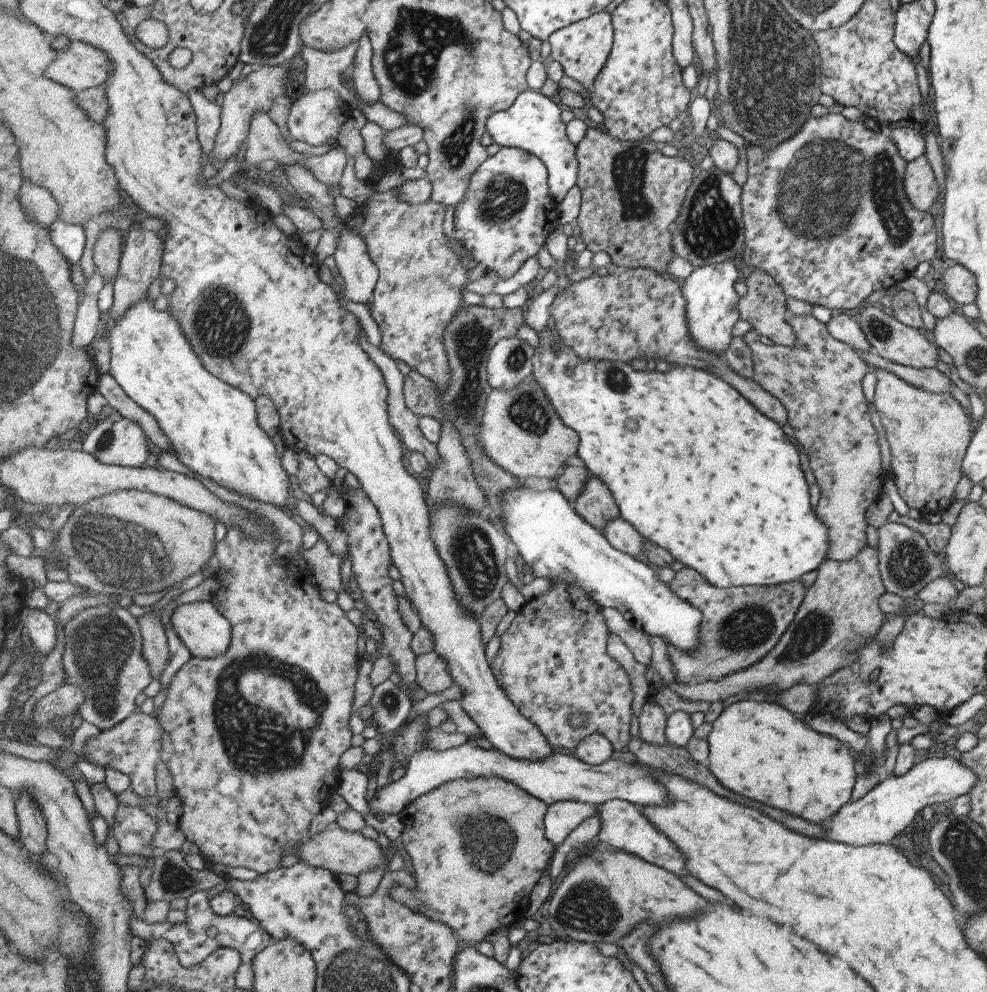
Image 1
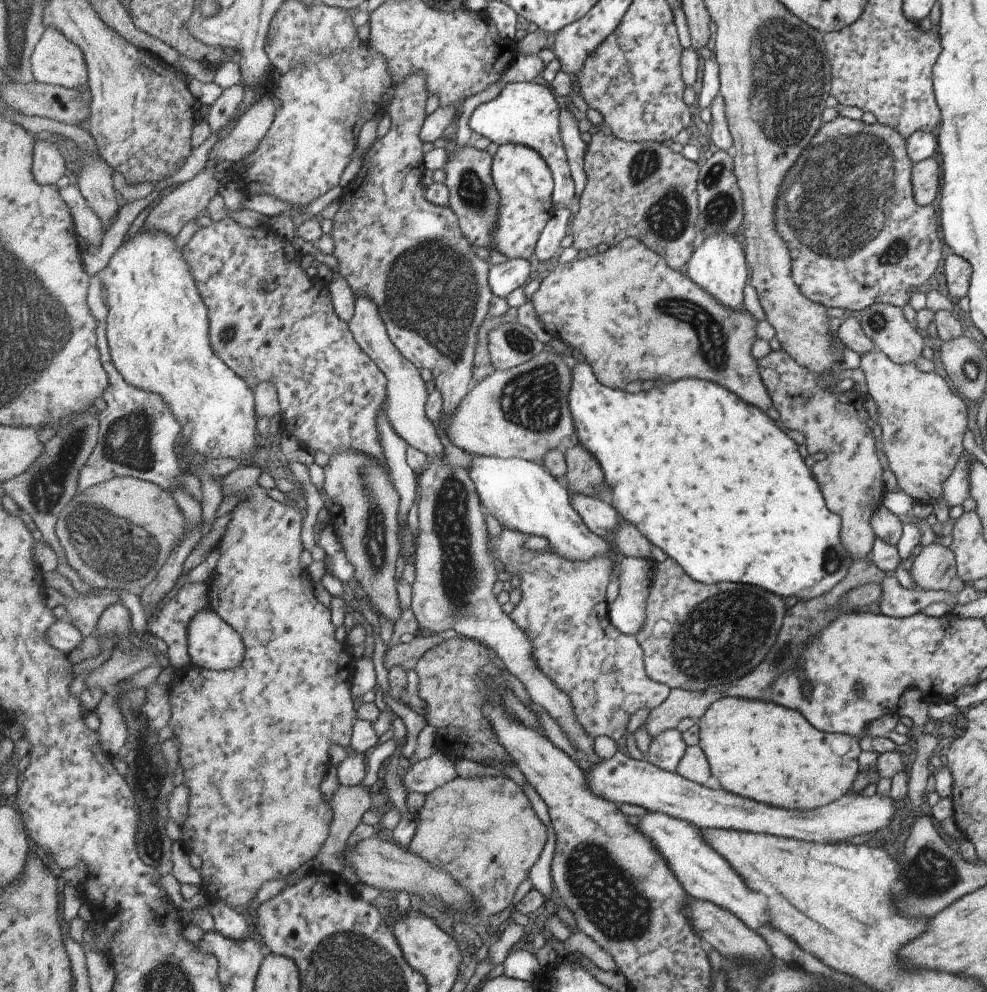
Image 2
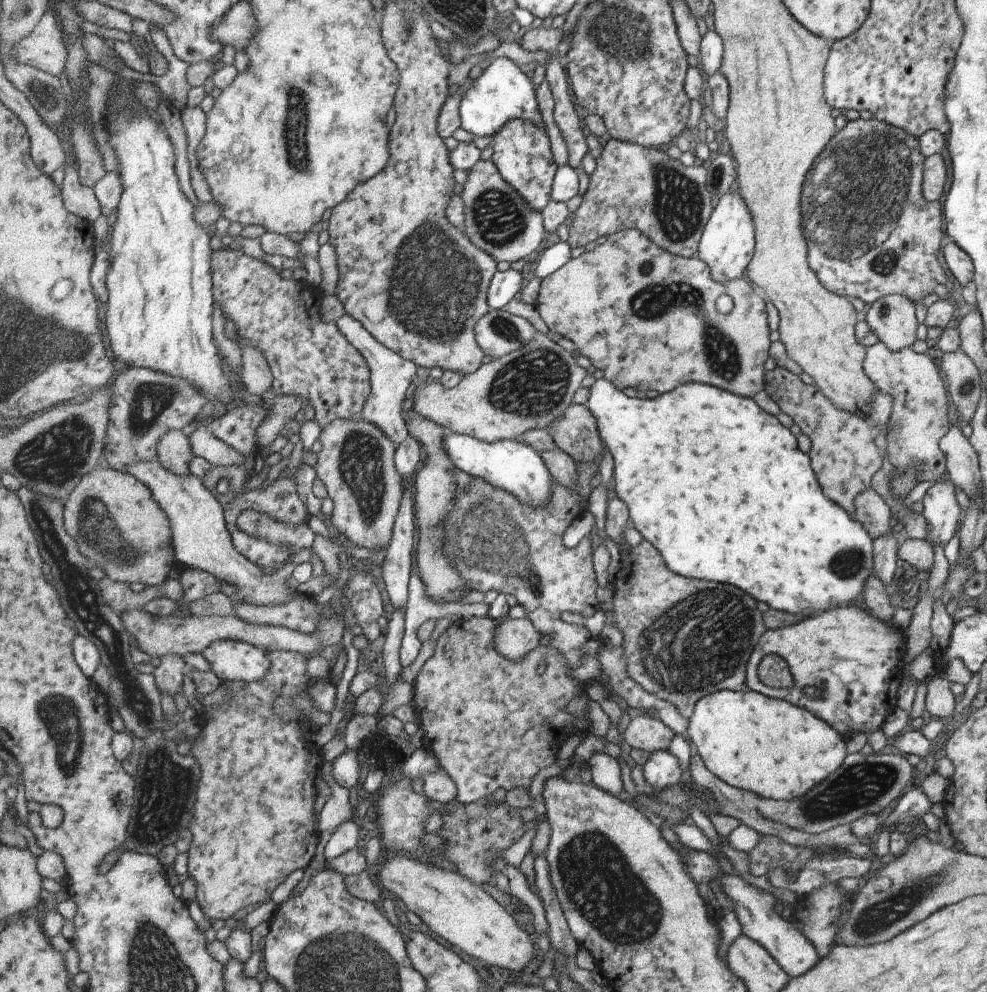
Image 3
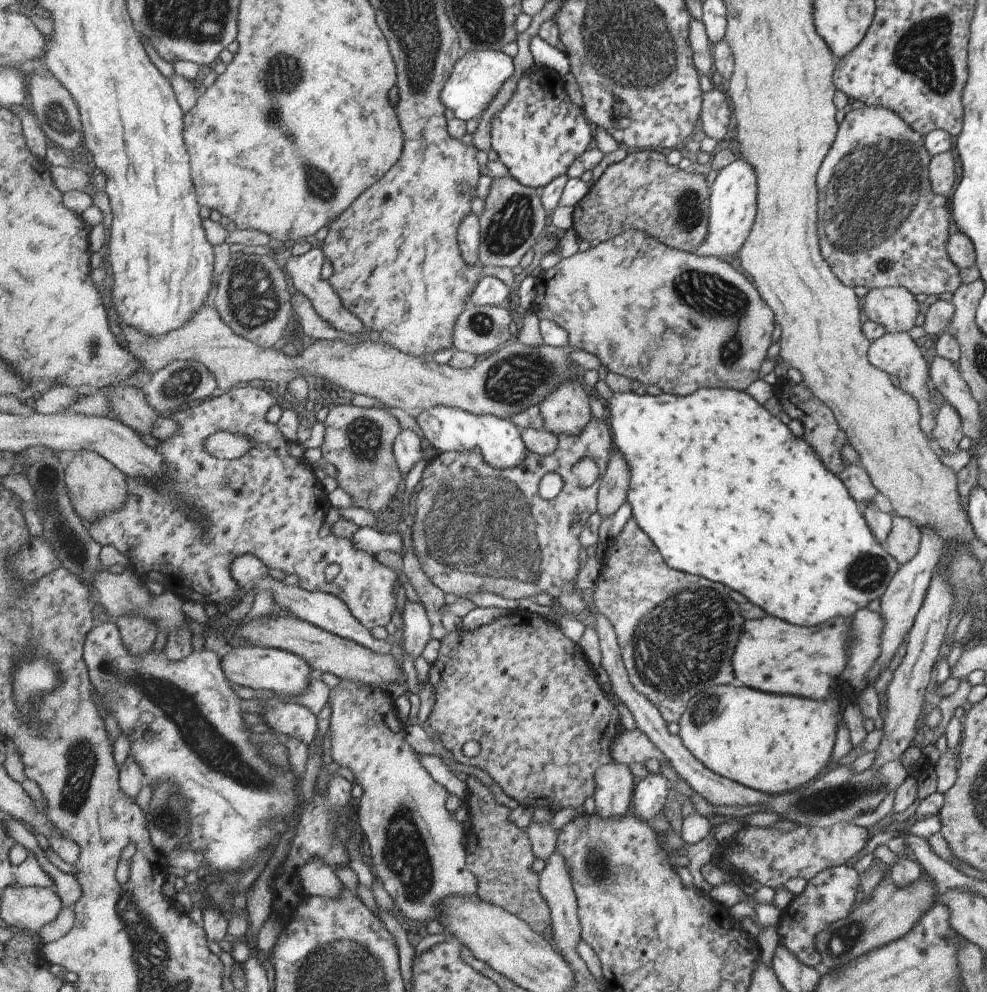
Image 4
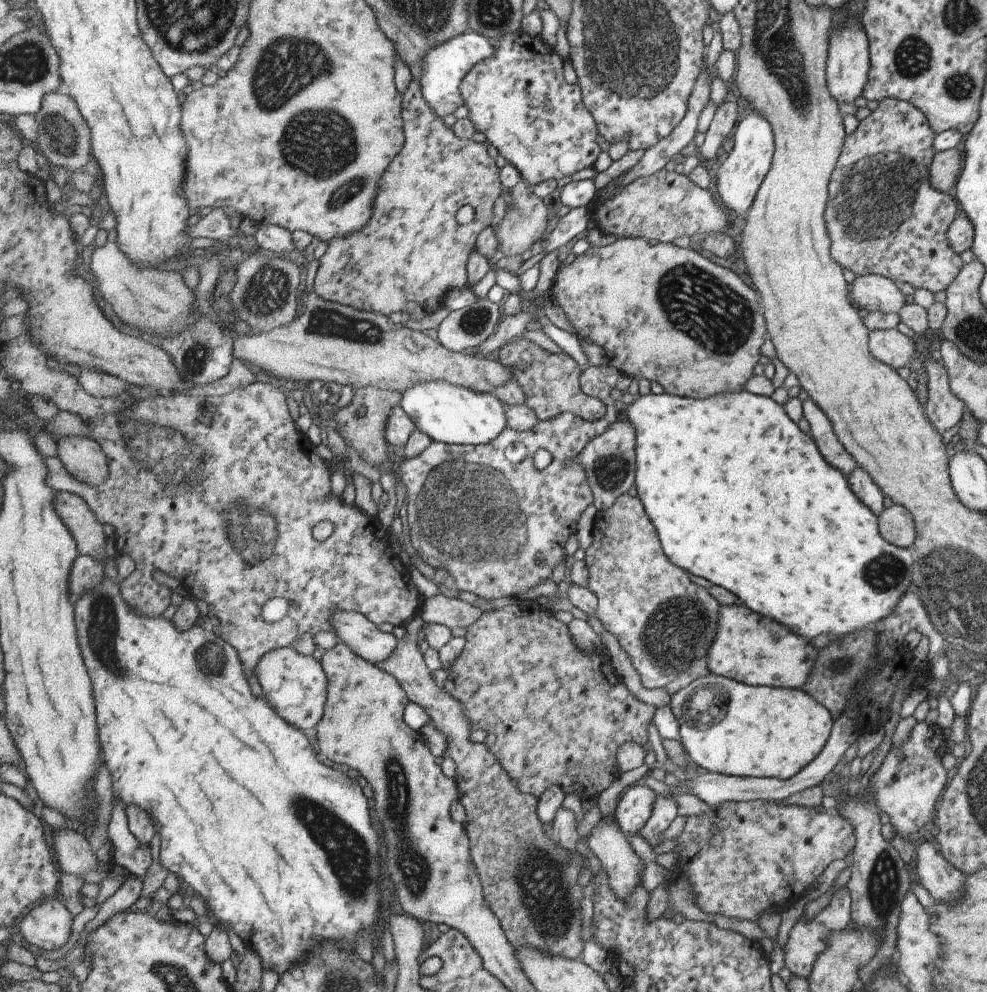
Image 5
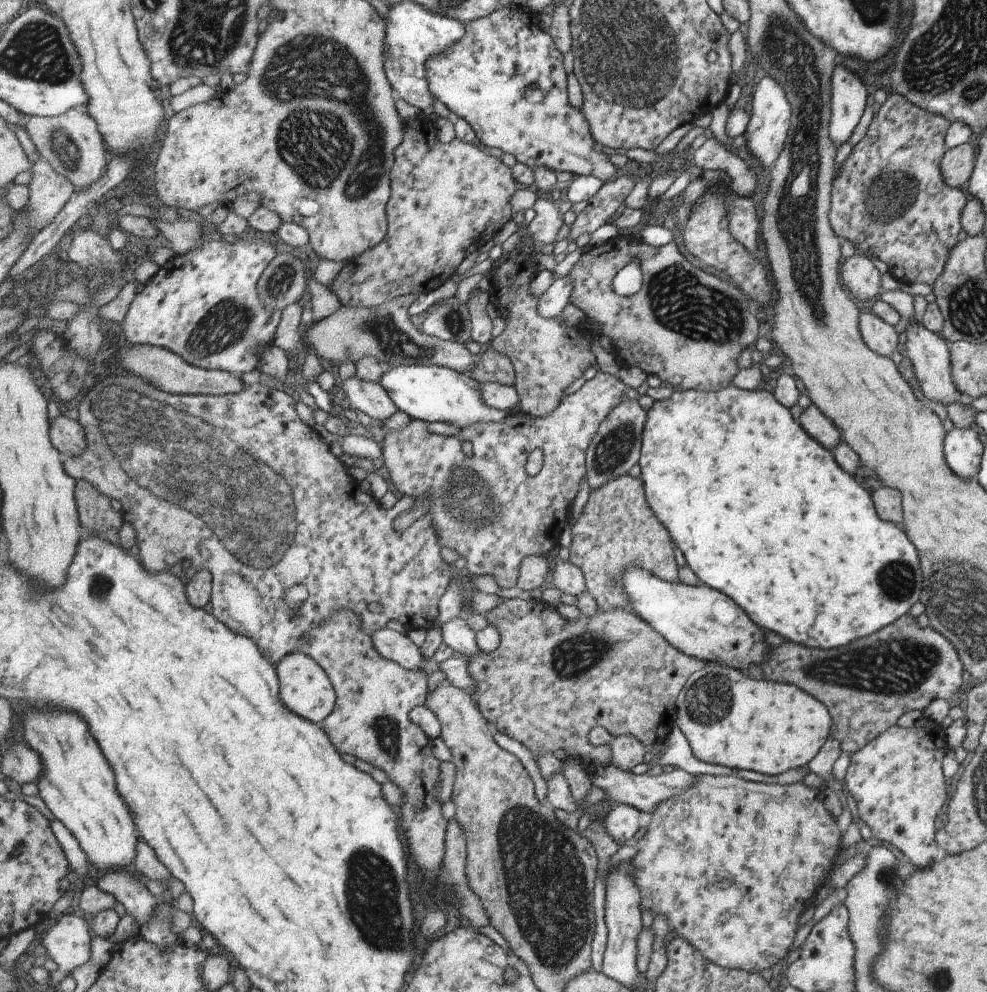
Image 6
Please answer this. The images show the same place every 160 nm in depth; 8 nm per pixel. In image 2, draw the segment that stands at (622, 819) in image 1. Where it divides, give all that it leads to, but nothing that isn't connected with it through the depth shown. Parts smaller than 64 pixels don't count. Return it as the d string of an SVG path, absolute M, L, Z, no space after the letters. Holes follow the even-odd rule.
M650 811L639 817L636 828L639 828L647 839L651 840L655 851L661 854L661 858L665 860L665 864L669 866L669 870L675 874L677 882L681 884L681 888L685 888L689 896L699 898L699 900L709 900L717 904L719 908L729 910L751 930L767 922L763 896L753 894L745 888L745 884L729 868L729 864L701 842L701 834L695 826L665 814Z

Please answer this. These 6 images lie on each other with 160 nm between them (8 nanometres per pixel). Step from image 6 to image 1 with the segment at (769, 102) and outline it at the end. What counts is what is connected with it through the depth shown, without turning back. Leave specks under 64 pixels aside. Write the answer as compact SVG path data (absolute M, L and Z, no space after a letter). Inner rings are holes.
M723 260L719 264L703 264L687 278L680 281L681 296L685 298L685 322L689 324L689 336L699 348L722 356L731 342L731 329L739 318L738 295L733 289L738 277L738 260Z

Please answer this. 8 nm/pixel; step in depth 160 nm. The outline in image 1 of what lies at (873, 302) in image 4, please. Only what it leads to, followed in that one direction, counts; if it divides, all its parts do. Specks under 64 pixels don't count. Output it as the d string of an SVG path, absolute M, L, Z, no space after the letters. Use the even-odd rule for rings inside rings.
M864 304L856 316L857 326L861 328L861 333L870 345L870 349L880 358L889 360L895 364L910 368L934 368L937 364L937 347L923 334L919 334L916 329L904 326L894 317L887 316L878 304Z

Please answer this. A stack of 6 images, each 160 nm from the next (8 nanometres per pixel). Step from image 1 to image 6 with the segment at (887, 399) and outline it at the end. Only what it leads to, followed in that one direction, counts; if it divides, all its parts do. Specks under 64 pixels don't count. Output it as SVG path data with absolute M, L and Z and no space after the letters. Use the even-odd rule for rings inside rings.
M861 312L858 316L858 329L862 341L867 348L879 354L879 356L890 358L893 352L901 349L897 343L899 340L898 333L890 327L889 324L883 322L878 316L871 312Z

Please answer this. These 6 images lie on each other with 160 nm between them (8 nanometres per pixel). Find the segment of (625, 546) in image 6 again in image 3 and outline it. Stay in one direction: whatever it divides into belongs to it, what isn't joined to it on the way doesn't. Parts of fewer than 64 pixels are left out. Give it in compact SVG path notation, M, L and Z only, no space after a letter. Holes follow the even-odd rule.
M643 538L637 547L629 547L627 552L619 551L619 554L612 597L628 675L645 691L670 702L688 720L699 699L717 691L745 690L749 655L767 630L757 600L730 584L688 579L671 572L657 549Z

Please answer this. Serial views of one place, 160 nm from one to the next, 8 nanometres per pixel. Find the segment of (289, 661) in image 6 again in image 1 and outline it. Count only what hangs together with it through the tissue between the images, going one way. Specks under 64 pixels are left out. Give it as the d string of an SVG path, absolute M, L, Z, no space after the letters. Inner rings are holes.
M193 602L174 610L170 622L175 633L195 658L217 658L229 652L232 644L233 626L228 618L220 614L213 602Z

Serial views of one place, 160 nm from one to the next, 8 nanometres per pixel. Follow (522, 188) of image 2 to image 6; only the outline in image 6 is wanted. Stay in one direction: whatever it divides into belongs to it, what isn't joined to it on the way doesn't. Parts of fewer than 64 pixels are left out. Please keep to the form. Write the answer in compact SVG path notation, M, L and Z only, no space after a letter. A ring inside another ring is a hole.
M509 4L467 24L465 38L447 52L431 59L426 69L433 94L451 110L452 117L464 118L472 124L482 146L497 147L511 153L517 162L533 170L547 167L576 176L593 175L602 182L611 180L615 174L613 164L609 160L603 162L593 158L593 140L588 121L582 110L571 104L563 53L549 31L541 28L537 12L527 6L521 8Z

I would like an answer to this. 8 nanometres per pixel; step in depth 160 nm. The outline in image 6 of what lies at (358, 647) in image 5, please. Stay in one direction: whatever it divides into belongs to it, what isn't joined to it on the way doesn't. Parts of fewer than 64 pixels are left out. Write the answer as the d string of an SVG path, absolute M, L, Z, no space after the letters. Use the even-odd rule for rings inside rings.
M391 628L379 629L372 634L372 641L376 649L389 660L397 661L403 668L419 669L427 676L428 673L440 671L440 664L435 660L428 660L425 664L425 658L421 656L419 648L407 638L407 634L391 630Z

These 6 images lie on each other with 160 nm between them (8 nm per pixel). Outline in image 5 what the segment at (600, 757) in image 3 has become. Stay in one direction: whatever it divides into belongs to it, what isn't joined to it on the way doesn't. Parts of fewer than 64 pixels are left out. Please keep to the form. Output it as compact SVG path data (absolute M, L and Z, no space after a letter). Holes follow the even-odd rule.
M613 814L601 817L585 837L589 850L599 860L600 866L608 876L610 888L621 900L630 895L637 881L641 881L640 876L644 865L642 860L635 855L625 837L625 833L619 828Z

